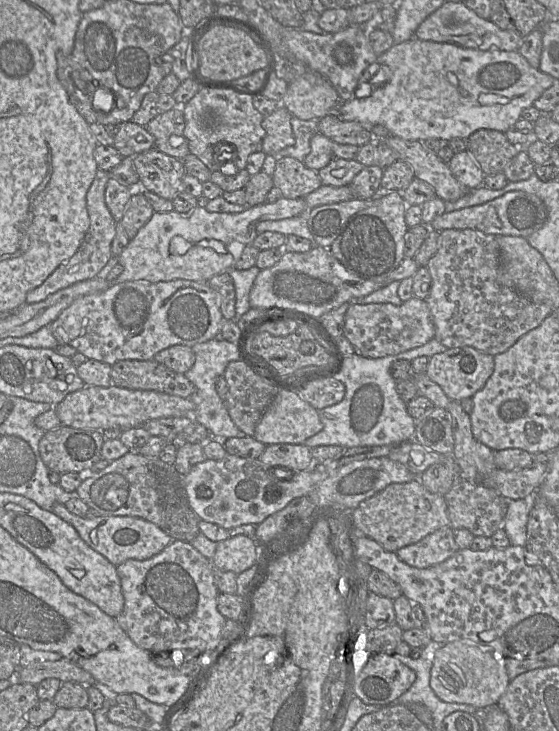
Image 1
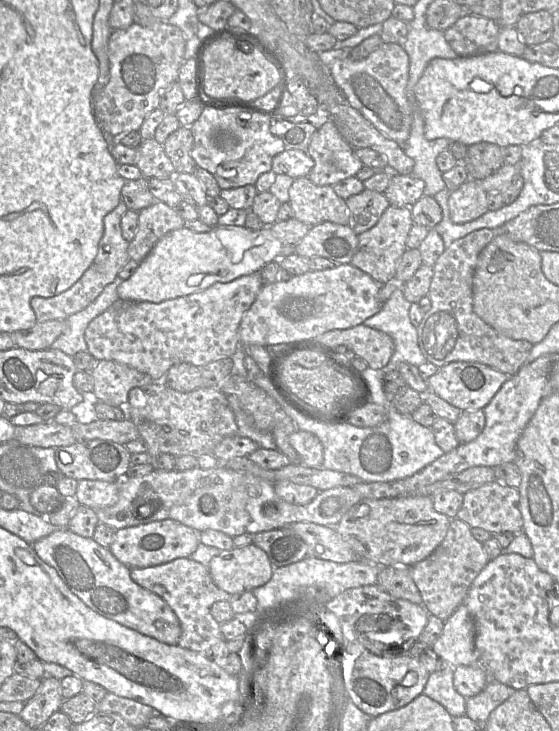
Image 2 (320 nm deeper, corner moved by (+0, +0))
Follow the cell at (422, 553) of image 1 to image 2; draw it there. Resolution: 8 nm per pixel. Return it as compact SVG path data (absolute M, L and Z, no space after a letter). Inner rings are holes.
M455 518L441 544L425 559L411 566L411 573L421 597L422 605L433 616L445 621L463 604L474 579L490 561L483 544L471 534L471 527Z

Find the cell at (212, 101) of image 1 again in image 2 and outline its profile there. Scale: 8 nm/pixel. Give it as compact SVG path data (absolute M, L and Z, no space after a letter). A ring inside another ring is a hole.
M204 108L200 117L190 126L194 137L191 157L197 167L207 170L215 177L220 189L255 185L261 174L272 170L273 158L286 149L284 142L271 133L270 120L271 116L254 113L242 108L224 110Z

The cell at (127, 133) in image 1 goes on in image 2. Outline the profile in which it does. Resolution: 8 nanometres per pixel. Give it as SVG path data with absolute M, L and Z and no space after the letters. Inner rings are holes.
M154 138L143 140L137 147L135 165L140 169L144 178L174 177L175 168L167 156L163 145Z

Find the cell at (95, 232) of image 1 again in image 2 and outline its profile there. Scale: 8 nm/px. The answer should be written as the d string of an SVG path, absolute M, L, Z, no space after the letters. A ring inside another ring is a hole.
M121 200L115 209L104 217L104 232L98 244L97 254L82 276L68 290L48 298L35 296L31 299L30 304L37 322L65 320L90 305L103 289L115 280L119 271L130 260L129 242L122 236L121 230L121 218L128 209Z

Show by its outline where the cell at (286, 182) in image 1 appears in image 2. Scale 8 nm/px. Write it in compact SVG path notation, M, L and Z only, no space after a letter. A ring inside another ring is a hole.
M307 177L295 178L289 189L294 217L315 226L323 222L349 225L348 208L332 186L319 186Z

